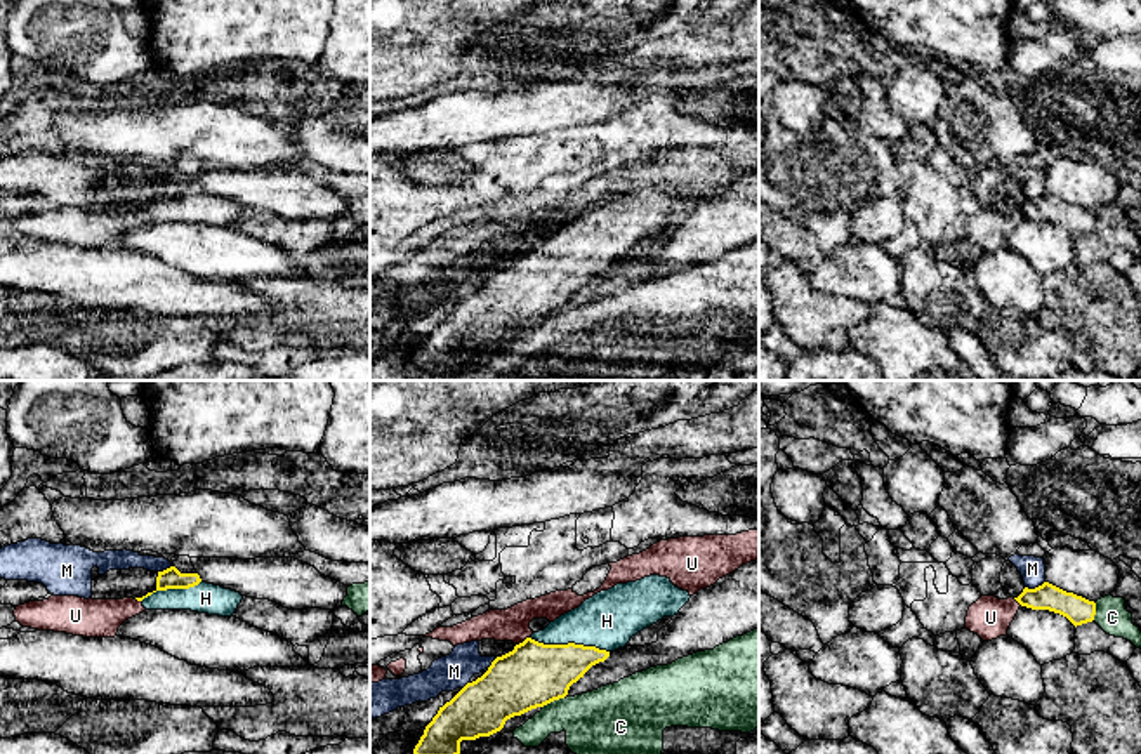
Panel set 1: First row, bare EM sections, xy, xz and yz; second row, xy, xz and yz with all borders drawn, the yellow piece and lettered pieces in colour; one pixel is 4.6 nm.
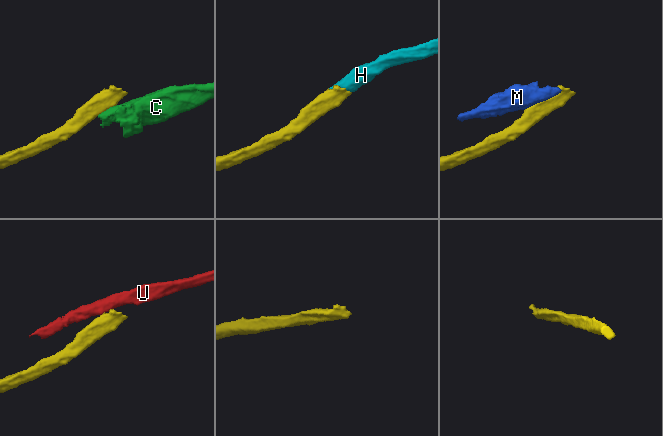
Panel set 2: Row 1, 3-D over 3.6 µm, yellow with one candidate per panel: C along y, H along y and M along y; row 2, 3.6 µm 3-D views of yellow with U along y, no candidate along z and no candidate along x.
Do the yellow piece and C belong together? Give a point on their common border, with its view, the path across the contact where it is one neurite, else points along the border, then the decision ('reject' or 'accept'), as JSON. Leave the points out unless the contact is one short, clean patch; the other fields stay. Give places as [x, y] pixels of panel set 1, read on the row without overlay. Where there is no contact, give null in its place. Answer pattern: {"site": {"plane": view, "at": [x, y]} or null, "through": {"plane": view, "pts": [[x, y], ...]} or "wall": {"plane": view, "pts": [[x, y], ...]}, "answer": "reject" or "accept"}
{"site": {"plane": "xz", "at": [553, 311]}, "wall": {"plane": "xz", "pts": [[563, 308], [542, 318]]}, "answer": "reject"}

